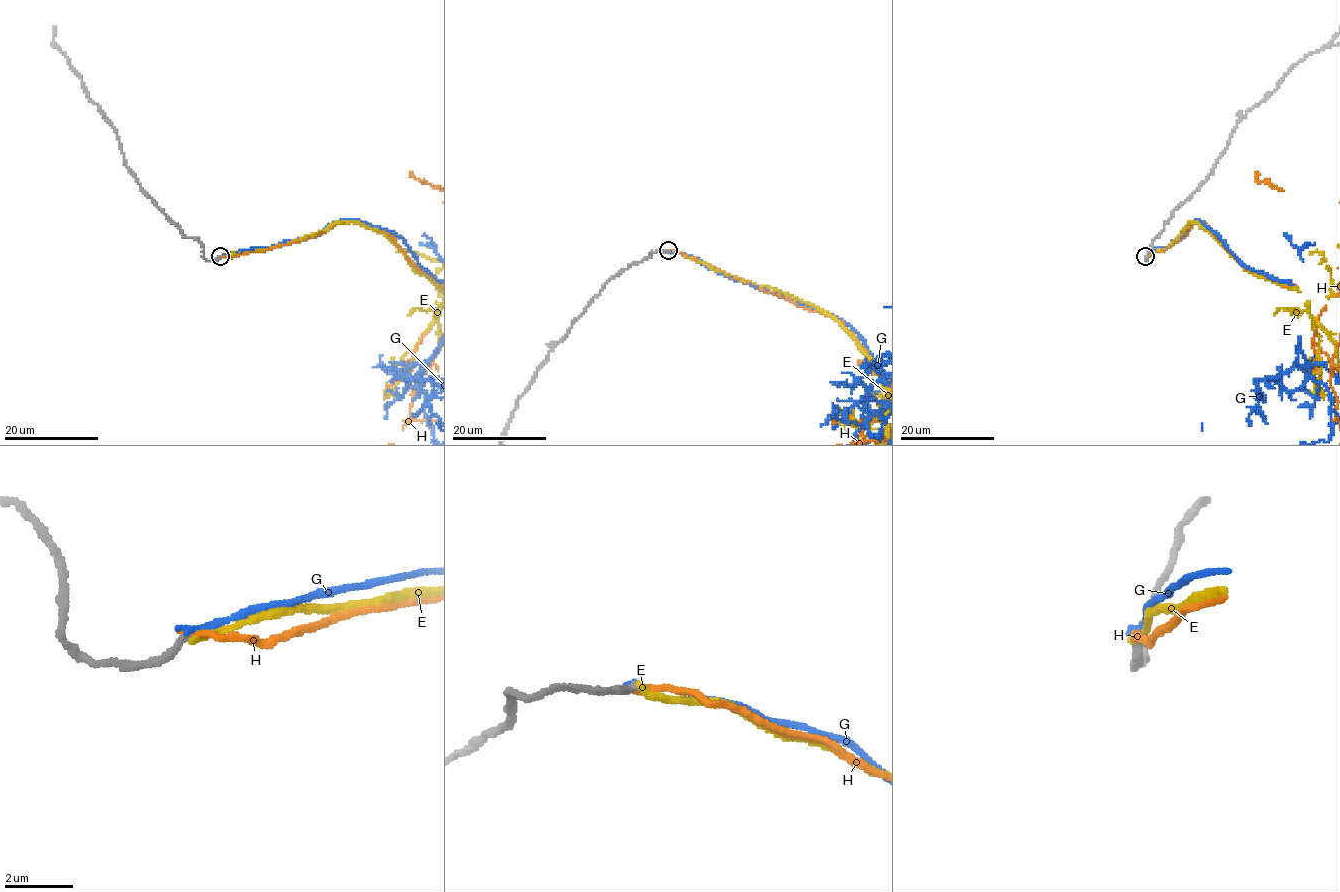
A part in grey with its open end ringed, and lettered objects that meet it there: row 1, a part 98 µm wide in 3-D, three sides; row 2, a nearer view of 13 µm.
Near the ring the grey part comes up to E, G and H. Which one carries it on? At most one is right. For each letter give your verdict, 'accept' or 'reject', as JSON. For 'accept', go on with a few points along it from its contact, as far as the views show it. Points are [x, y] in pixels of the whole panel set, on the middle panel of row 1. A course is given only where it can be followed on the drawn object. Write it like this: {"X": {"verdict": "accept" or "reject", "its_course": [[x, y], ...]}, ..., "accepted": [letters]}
{"E": {"verdict": "reject"}, "G": {"verdict": "reject"}, "H": {"verdict": "reject"}, "accepted": []}

